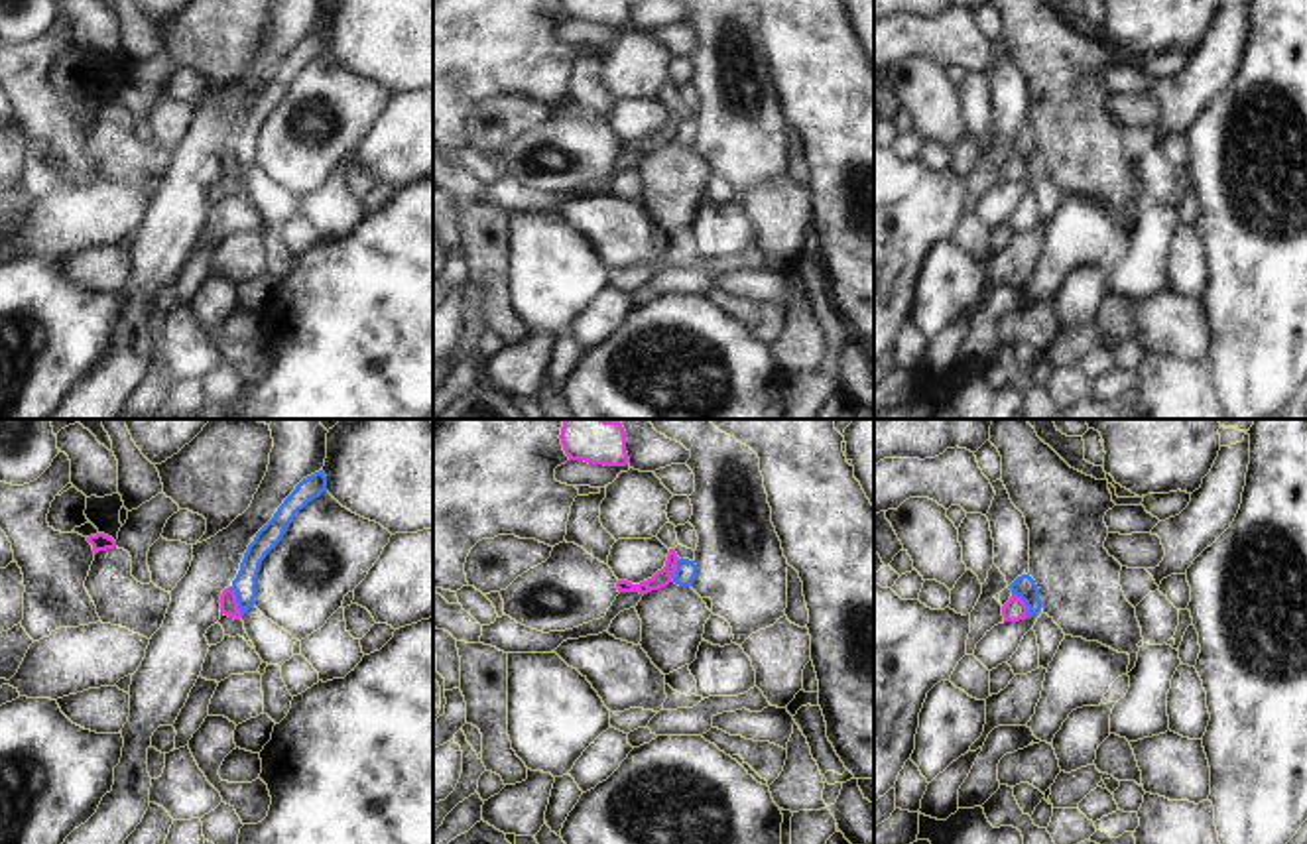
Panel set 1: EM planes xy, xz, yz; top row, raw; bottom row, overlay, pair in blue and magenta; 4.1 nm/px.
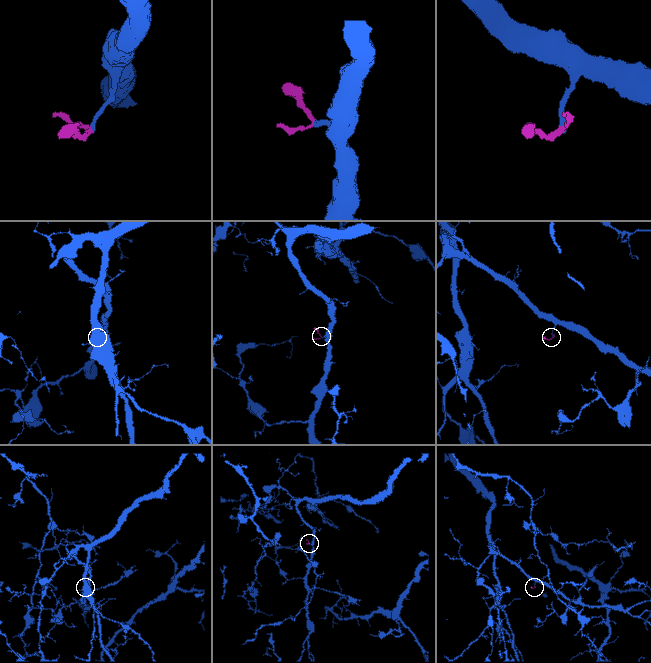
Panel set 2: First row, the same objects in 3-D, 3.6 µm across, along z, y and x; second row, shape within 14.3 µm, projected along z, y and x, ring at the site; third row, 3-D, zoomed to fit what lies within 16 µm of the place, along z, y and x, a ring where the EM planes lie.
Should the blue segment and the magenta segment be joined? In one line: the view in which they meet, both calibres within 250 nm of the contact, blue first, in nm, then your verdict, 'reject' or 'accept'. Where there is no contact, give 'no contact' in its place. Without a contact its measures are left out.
xy | 100/80 nm | reject

